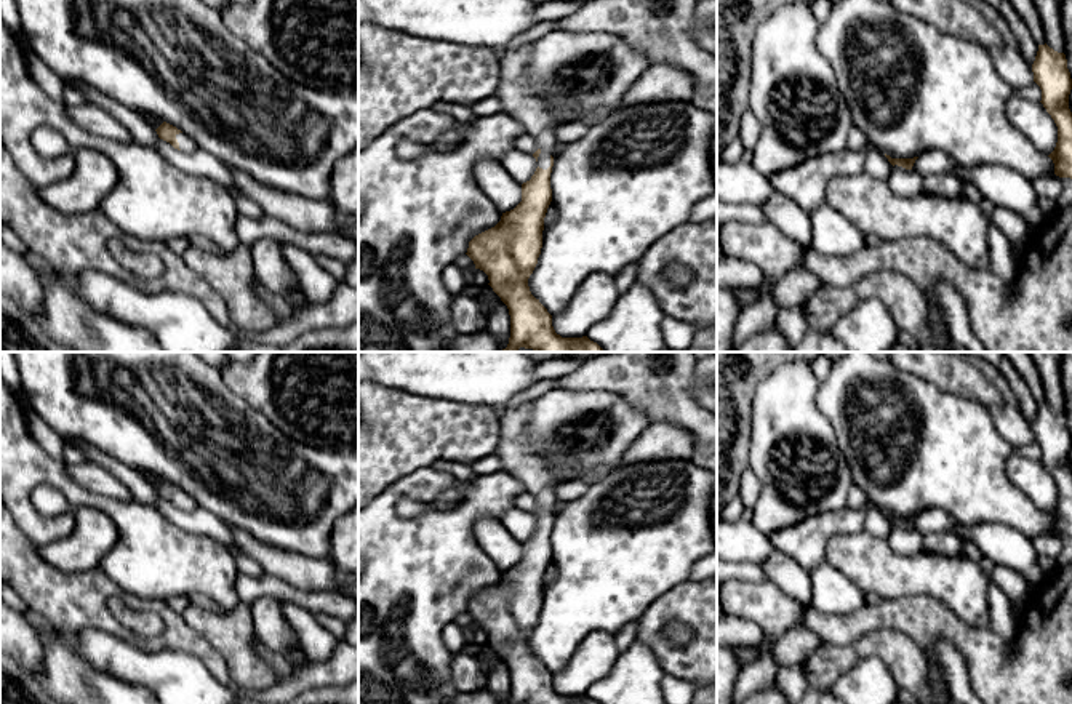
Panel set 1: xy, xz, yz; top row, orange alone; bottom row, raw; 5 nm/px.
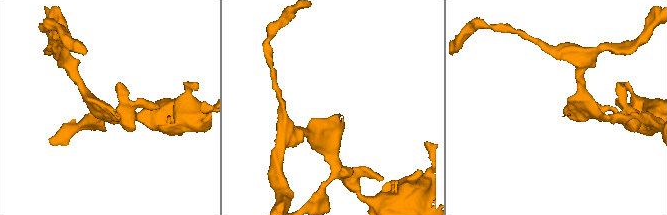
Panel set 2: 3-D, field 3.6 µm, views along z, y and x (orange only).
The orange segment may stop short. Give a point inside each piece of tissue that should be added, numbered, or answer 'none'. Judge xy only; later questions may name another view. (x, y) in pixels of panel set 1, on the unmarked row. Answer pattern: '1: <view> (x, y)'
1: xy (186, 503)

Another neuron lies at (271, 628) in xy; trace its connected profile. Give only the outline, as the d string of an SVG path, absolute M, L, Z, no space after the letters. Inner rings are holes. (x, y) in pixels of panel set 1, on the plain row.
M266 595L250 606L254 635L259 643L285 658L288 658L290 651L304 651L296 630L283 616L278 598Z

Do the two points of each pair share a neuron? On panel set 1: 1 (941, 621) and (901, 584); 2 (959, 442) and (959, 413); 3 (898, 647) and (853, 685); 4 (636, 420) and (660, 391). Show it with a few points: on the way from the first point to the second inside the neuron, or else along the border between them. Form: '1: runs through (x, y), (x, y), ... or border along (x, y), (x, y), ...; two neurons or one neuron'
1: border along (880, 599), (930, 596), (951, 612); two neurons
2: runs through (959, 436), (959, 420); one neuron
3: border along (847, 671), (866, 658), (877, 656), (900, 687); two neurons
4: border along (610, 391), (624, 396), (655, 418); two neurons

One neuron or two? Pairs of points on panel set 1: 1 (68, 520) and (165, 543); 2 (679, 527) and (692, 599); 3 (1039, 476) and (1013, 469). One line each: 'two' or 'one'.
1: one
2: two
3: one

